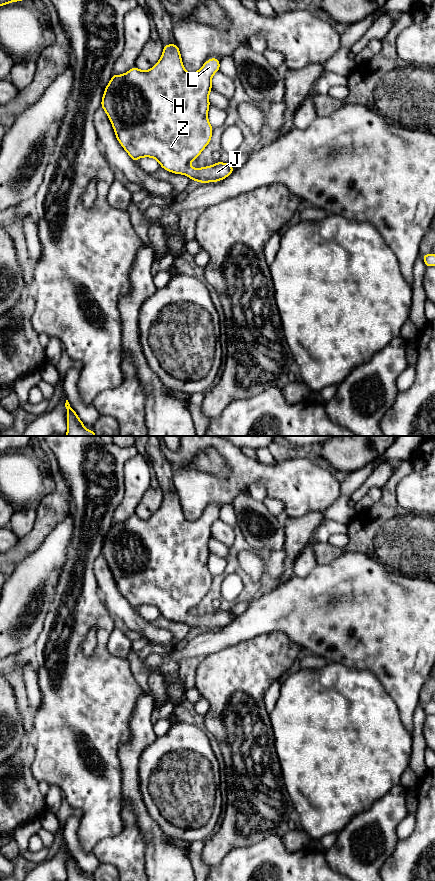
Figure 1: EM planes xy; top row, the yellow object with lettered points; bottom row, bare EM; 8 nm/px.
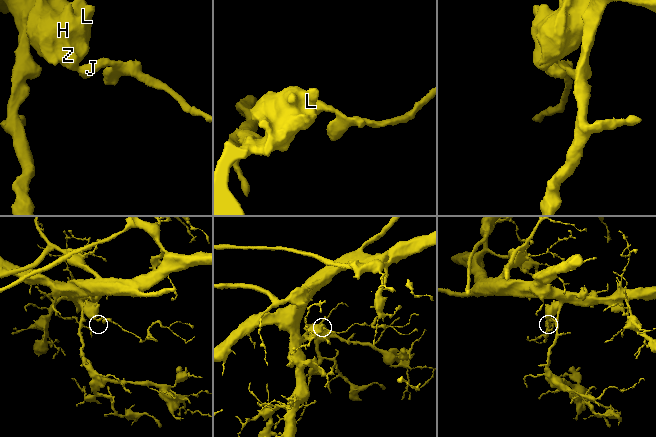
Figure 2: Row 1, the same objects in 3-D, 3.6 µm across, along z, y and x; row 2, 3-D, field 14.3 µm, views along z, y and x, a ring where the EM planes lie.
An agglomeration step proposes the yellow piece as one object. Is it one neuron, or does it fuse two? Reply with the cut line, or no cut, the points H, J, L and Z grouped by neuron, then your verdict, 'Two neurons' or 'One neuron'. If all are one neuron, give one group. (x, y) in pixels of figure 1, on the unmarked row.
No split. Groups: H J L Z. One neuron

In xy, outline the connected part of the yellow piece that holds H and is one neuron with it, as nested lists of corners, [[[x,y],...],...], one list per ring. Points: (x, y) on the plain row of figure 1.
[[[175,491],[164,493],[161,506],[147,519],[135,514],[122,523],[113,521],[104,538],[101,555],[113,574],[117,588],[133,609],[143,605],[154,606],[160,611],[161,616],[171,621],[186,623],[200,632],[223,628],[236,617],[229,610],[220,609],[202,616],[190,614],[190,610],[201,602],[212,586],[213,575],[208,569],[209,541],[212,538],[212,525],[219,517],[219,506],[210,506],[197,520],[187,520],[182,511],[179,495]]]

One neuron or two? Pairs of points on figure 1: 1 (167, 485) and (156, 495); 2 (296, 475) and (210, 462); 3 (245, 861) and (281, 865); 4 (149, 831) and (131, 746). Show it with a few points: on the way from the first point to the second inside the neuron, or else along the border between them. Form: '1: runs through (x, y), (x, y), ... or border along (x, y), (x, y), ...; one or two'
1: border along (153, 474), (163, 493); two
2: border along (204, 451), (214, 448), (227, 468); two
3: runs through (254, 861), (272, 861); one
4: runs through (140, 810), (131, 792), (131, 767); one

